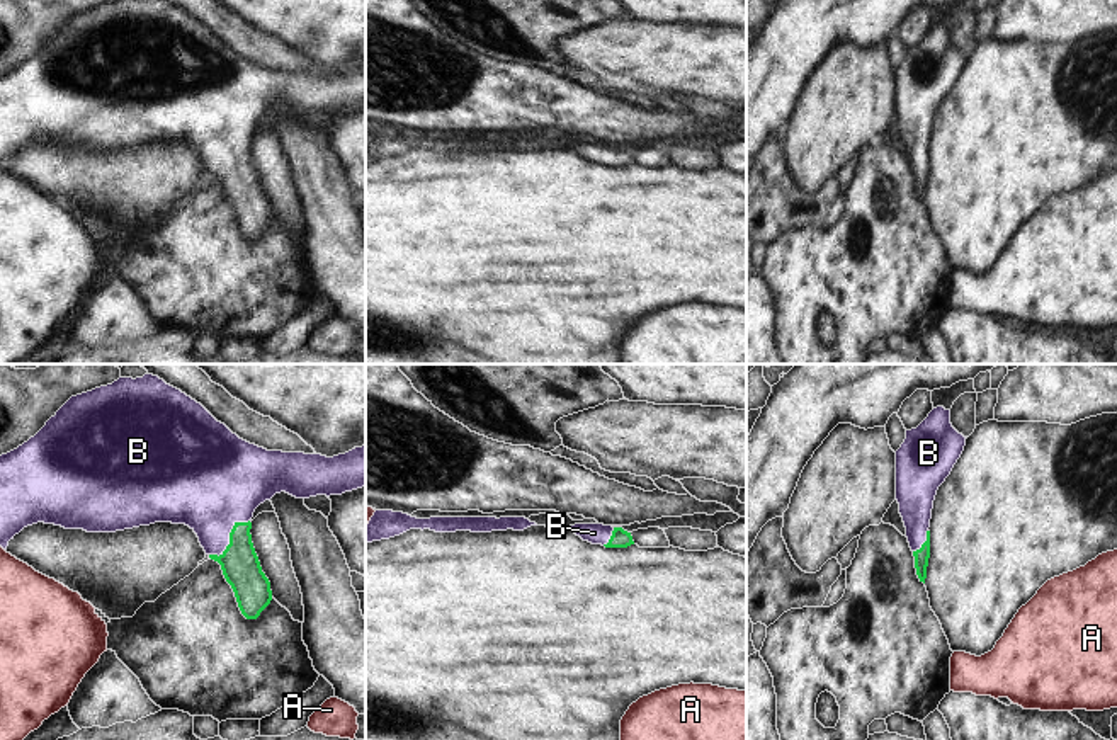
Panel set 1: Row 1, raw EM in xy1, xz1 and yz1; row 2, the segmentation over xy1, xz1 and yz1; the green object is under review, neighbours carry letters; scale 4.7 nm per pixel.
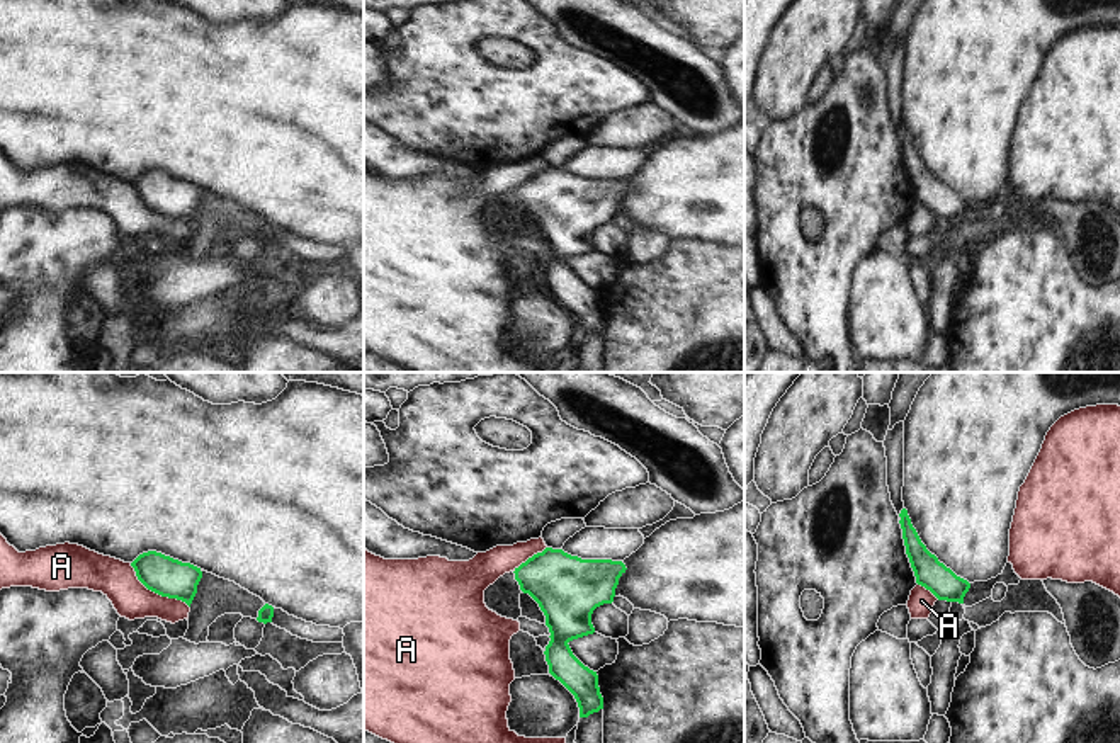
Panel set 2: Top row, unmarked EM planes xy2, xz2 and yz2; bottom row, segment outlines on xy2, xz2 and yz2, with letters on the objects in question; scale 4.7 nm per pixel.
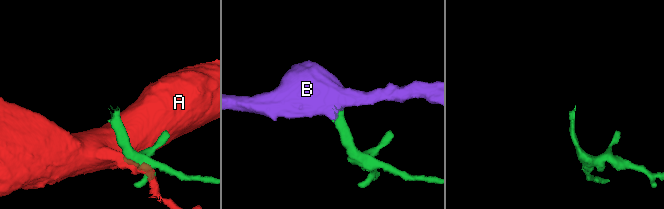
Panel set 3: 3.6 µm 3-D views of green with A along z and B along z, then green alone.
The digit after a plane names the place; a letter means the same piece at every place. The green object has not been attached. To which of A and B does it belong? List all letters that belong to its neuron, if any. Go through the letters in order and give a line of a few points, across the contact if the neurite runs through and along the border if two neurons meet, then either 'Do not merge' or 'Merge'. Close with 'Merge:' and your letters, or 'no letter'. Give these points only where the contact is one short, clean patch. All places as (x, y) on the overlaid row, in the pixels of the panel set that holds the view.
A: Line: xy2 (130, 563), (135, 575), (148, 589), (181, 599), (189, 607). Do not merge
B: Line: xy1 (240, 565), (230, 538), (223, 531), (211, 489). Merge
Merge: B

